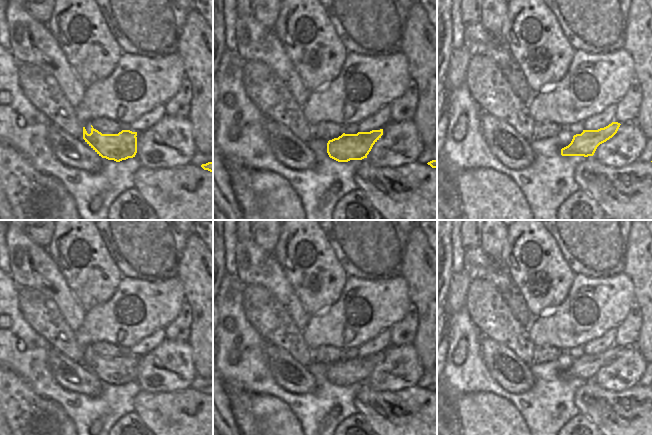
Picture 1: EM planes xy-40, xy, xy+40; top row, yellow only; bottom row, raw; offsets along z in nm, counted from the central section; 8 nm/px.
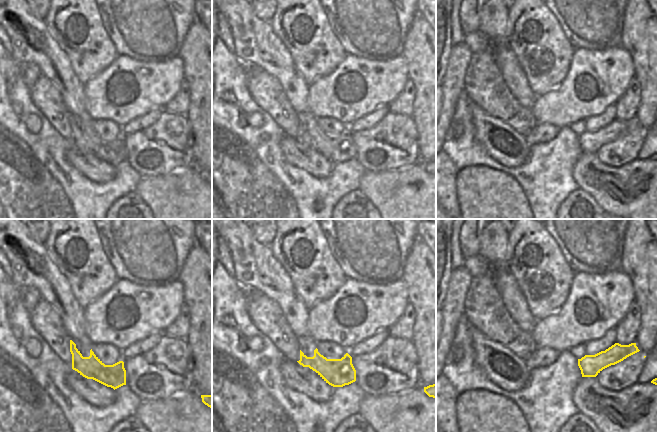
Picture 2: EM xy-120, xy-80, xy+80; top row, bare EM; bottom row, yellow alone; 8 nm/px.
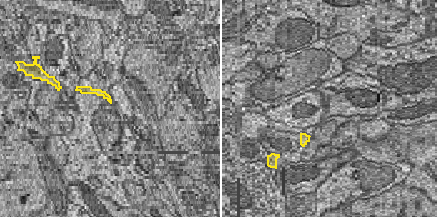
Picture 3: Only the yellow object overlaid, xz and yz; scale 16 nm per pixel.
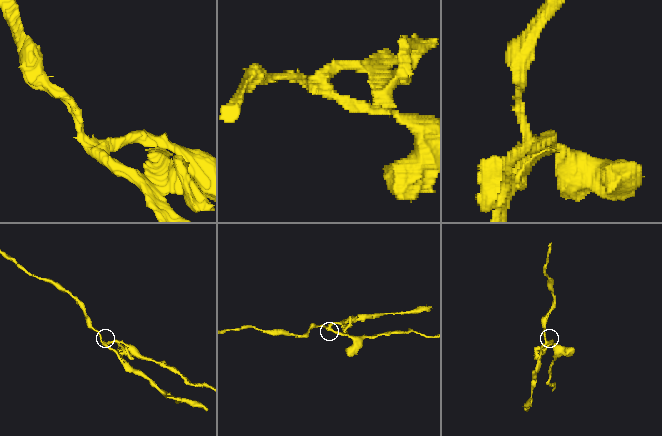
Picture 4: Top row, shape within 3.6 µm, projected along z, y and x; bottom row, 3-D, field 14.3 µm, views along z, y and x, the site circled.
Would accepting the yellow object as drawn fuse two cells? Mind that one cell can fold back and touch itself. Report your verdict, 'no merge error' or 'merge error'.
merge error

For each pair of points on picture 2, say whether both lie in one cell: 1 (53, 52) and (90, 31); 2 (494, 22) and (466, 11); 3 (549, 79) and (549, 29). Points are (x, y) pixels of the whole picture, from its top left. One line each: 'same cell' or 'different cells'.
1: different cells
2: different cells
3: same cell

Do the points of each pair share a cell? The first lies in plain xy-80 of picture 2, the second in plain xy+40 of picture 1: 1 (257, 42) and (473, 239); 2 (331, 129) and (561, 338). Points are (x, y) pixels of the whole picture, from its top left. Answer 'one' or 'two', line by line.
1: two
2: two

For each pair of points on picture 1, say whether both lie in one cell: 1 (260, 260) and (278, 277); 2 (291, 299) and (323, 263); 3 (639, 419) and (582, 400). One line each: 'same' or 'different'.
1: same
2: different
3: same

